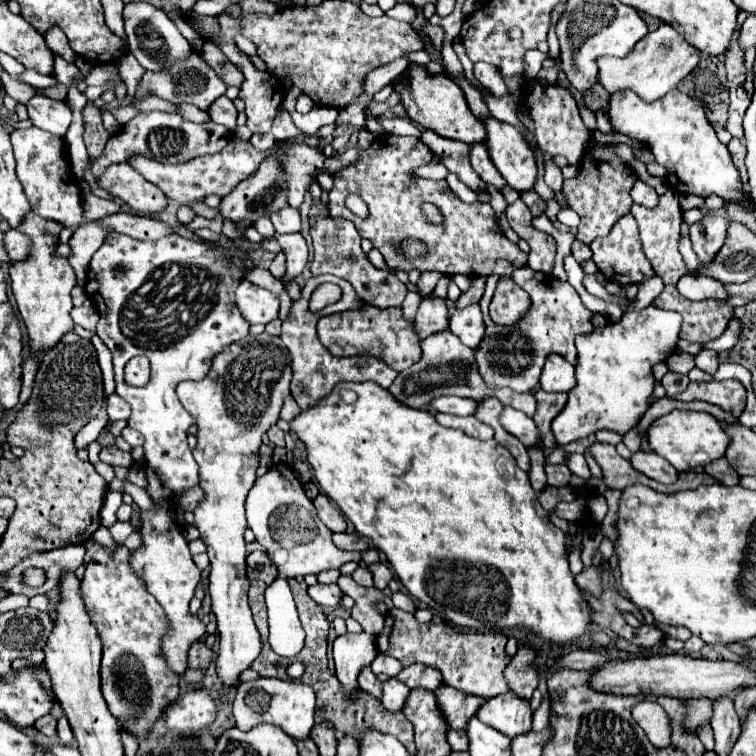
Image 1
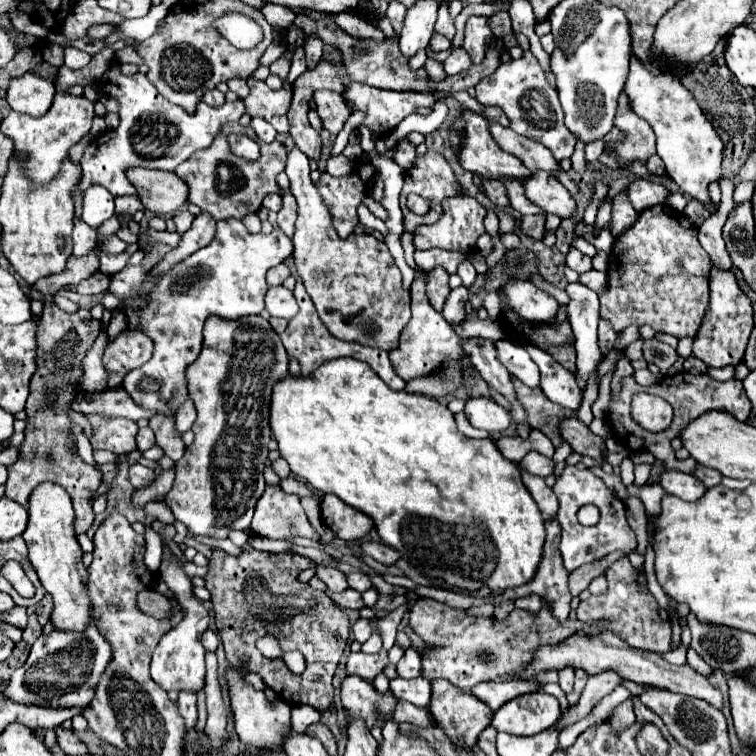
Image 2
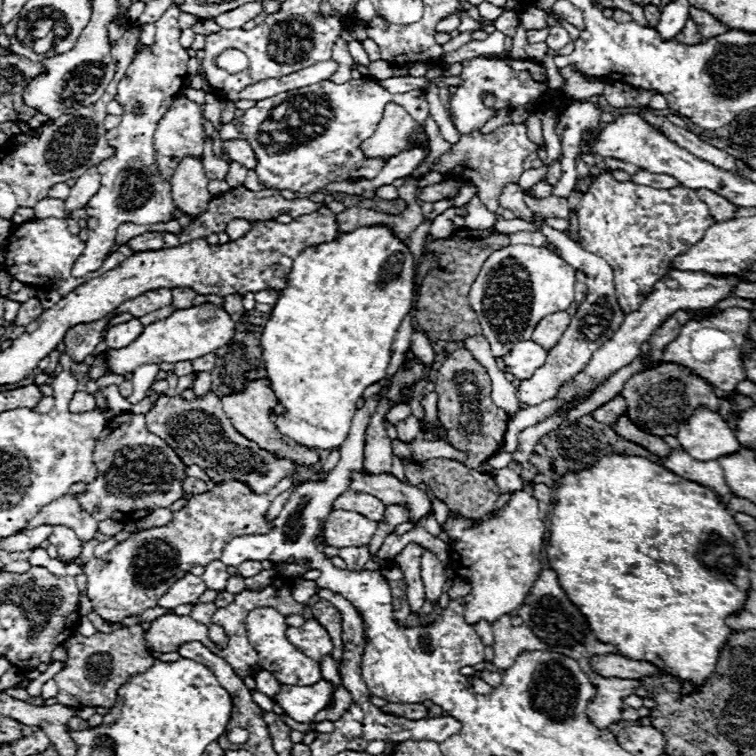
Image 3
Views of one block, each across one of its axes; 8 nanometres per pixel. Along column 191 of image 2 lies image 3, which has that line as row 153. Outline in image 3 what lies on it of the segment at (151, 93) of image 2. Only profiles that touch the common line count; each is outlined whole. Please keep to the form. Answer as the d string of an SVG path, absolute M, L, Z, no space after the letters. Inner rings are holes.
M176 4L162 14L162 18L154 24L156 26L154 48L150 52L140 50L134 62L128 66L126 76L118 82L116 100L124 108L122 122L118 128L106 132L106 140L114 148L114 156L100 162L98 166L102 188L86 204L88 242L82 256L78 256L78 260L72 266L74 278L86 276L88 272L94 272L102 266L108 250L116 244L116 230L120 224L124 222L134 222L138 226L150 226L160 222L166 224L172 220L172 214L176 210L170 196L170 180L164 180L156 166L154 132L158 120L174 102L174 96L184 86L188 74L190 56L178 42L180 38L178 14L180 8Z

